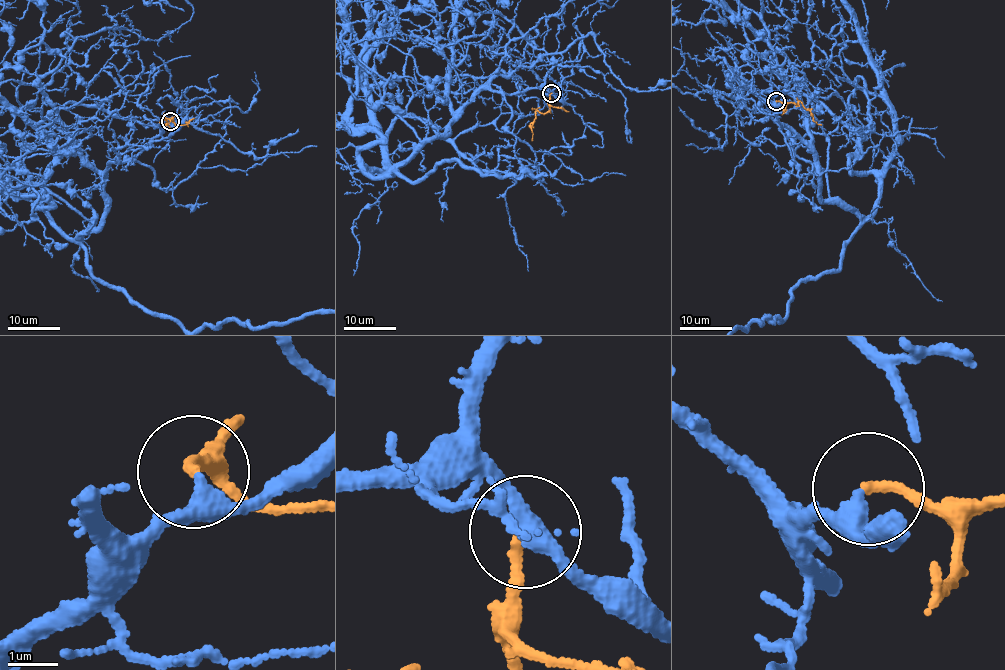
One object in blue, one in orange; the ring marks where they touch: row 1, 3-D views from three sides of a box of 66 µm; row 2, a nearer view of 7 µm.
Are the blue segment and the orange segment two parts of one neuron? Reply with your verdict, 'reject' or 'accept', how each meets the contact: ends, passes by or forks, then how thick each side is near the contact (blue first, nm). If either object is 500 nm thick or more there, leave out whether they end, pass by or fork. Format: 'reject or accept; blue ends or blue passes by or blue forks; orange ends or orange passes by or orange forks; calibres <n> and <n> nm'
accept; blue passes by; orange ends; calibres 320 and 200 nm

